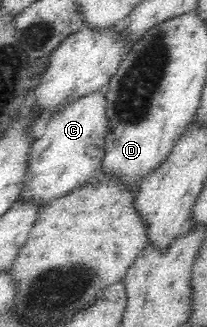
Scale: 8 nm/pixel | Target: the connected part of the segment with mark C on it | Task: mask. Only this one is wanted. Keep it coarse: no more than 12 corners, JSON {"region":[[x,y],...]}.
{"region":[[107,98],[66,101],[41,125],[19,198],[49,200],[101,167]]}

